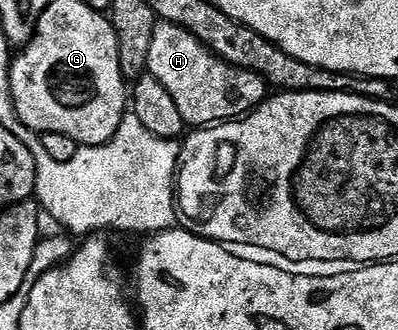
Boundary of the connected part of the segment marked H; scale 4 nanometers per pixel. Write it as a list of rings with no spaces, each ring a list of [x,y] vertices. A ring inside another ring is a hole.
[[[163,20],[153,27],[147,68],[148,76],[167,87],[167,95],[175,99],[175,107],[179,107],[179,115],[183,115],[189,127],[212,127],[238,120],[252,113],[267,97],[266,78],[262,74],[252,68],[229,65],[200,45],[183,27]]]

